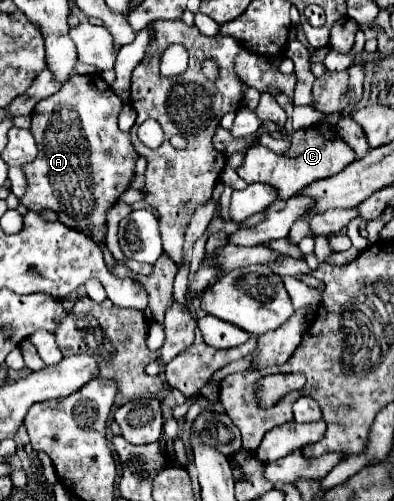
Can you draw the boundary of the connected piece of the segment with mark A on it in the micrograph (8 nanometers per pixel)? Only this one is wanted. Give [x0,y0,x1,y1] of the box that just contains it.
[22,74,138,242]

